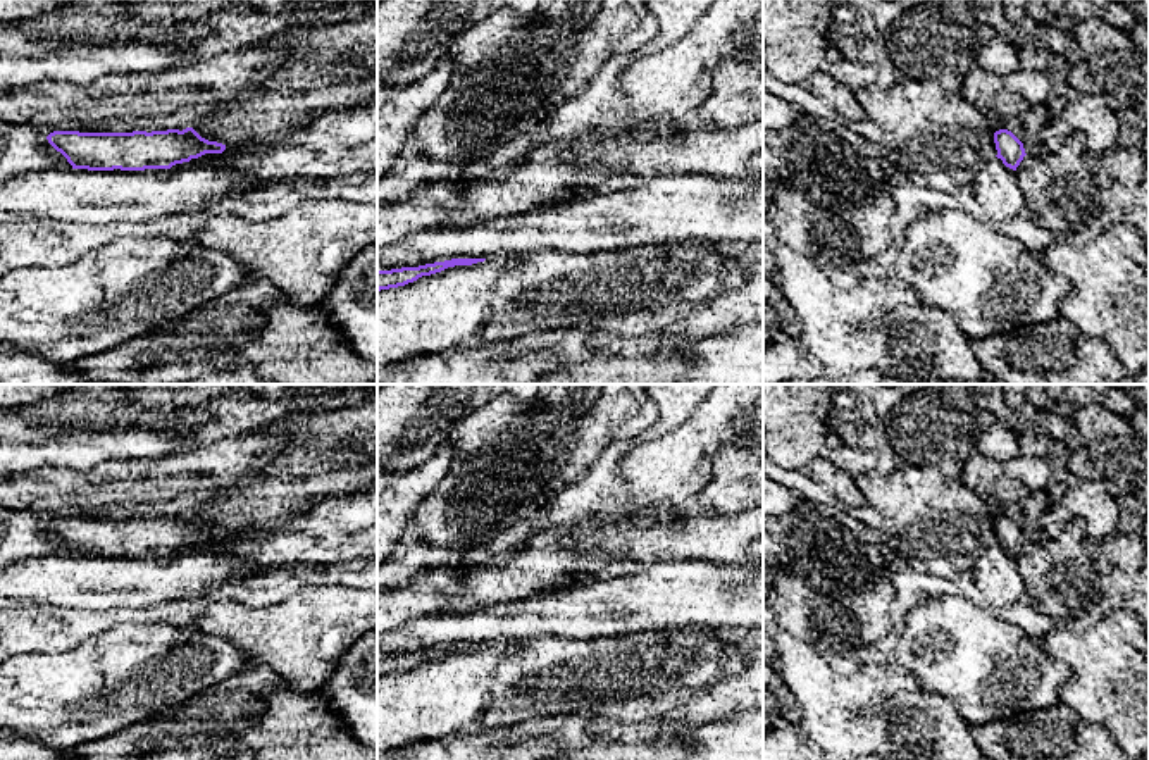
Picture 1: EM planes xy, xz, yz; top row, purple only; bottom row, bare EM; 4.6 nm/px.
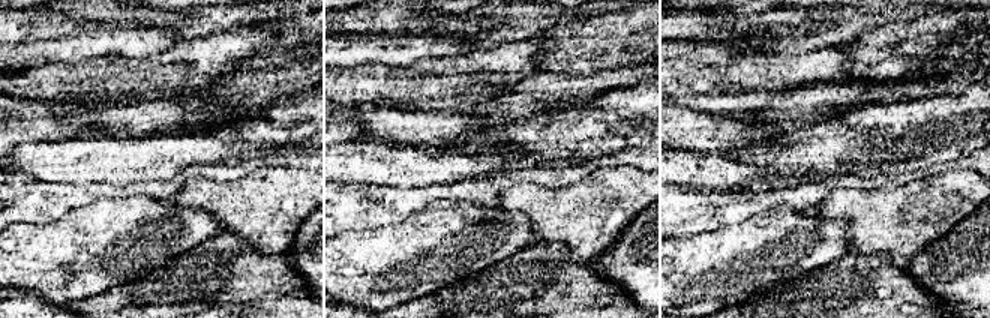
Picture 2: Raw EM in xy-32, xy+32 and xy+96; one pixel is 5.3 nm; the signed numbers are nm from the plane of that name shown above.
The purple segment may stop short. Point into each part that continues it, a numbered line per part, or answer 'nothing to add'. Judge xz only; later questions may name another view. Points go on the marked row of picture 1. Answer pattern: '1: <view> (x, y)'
nothing to add

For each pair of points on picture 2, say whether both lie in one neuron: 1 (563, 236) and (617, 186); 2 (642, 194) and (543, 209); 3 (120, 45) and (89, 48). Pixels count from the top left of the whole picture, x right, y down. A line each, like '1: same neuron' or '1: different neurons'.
1: same neuron
2: same neuron
3: same neuron

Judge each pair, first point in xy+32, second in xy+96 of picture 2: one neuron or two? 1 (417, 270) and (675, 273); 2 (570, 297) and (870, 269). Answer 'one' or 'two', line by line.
1: one
2: one

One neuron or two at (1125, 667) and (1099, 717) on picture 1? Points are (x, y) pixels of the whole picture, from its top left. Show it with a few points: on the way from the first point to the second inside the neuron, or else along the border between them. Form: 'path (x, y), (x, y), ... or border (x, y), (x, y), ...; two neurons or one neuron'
path (1113, 679), (1099, 697), (1099, 705); one neuron

